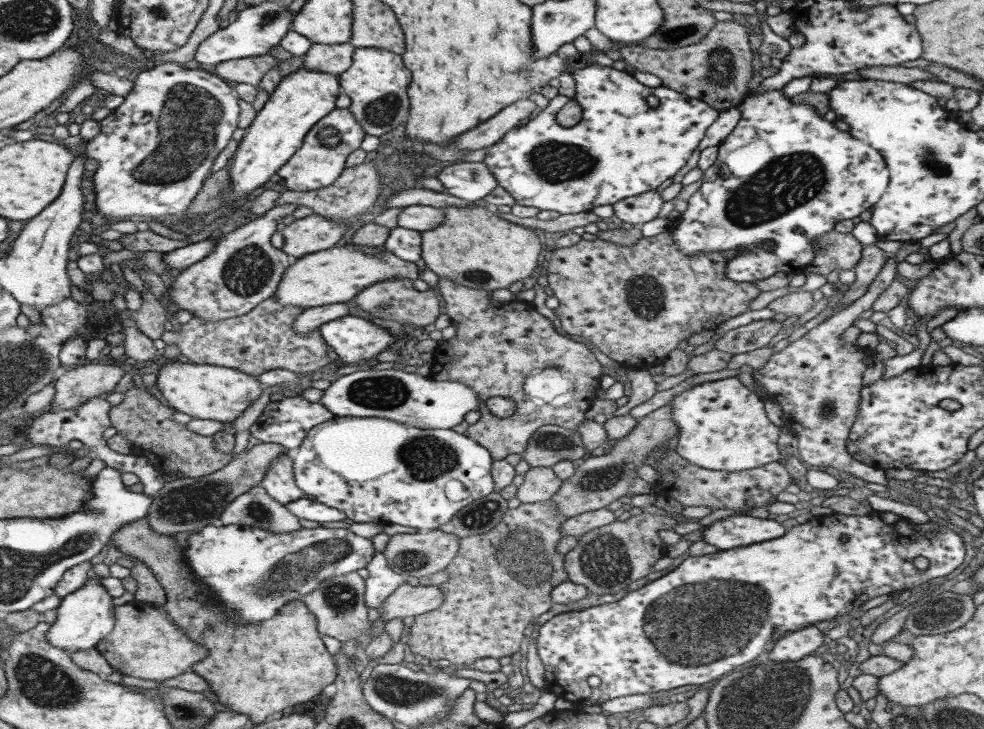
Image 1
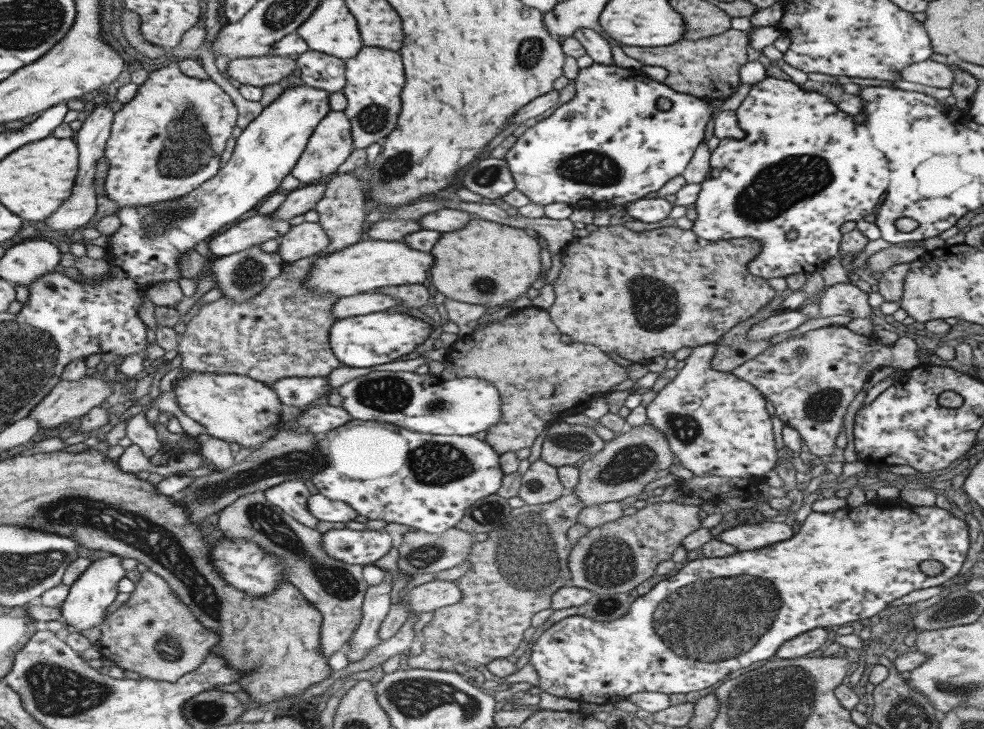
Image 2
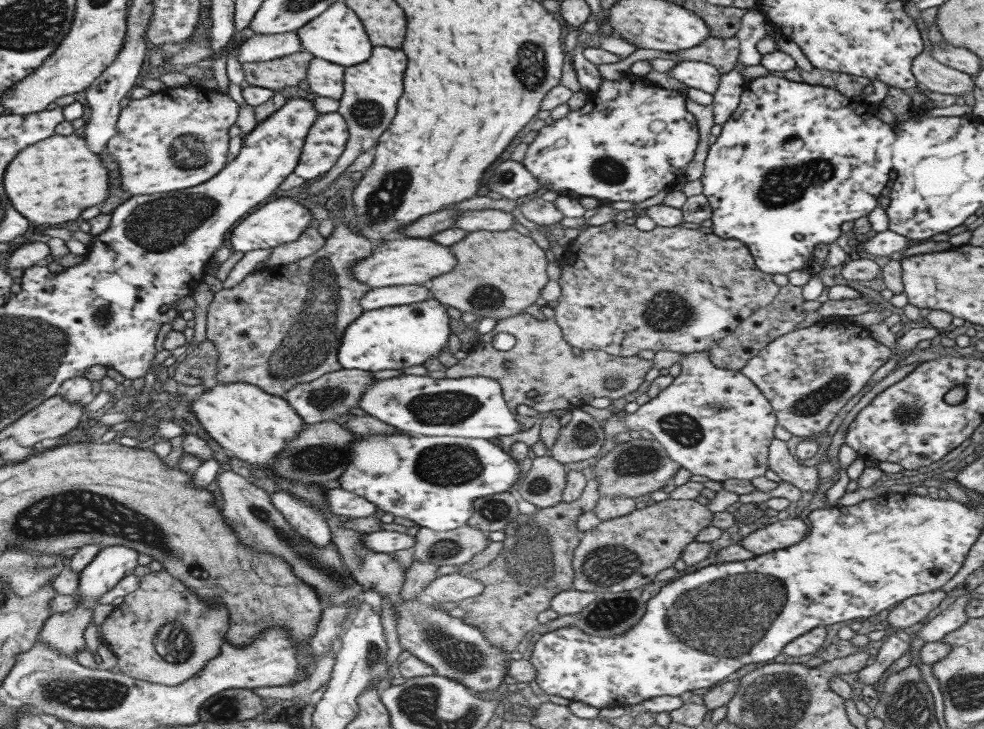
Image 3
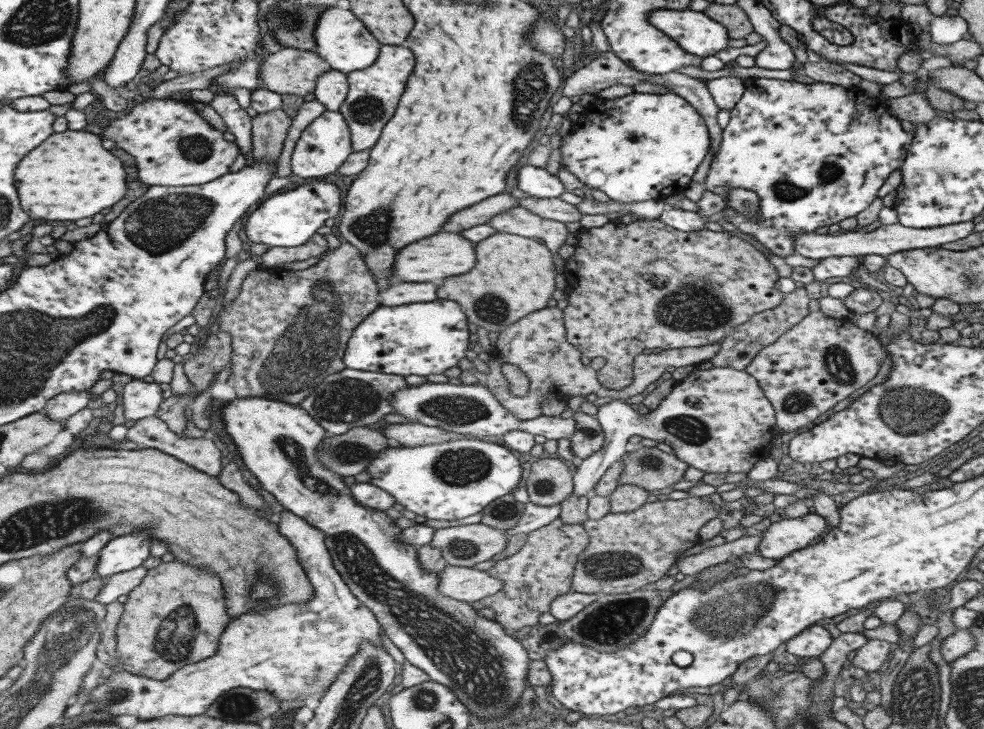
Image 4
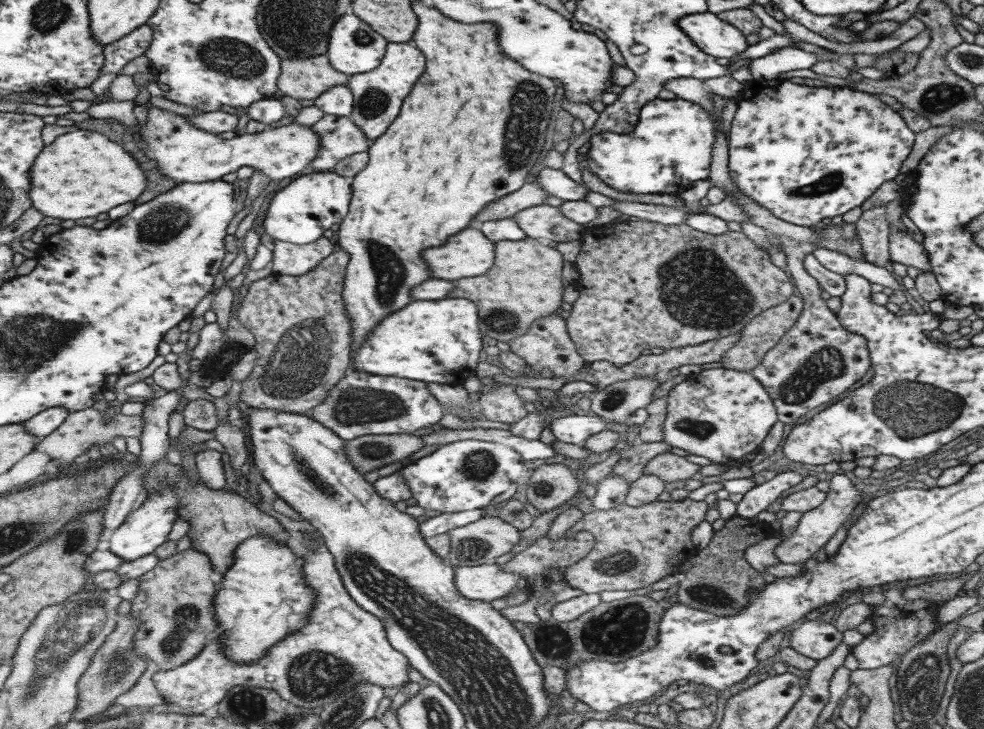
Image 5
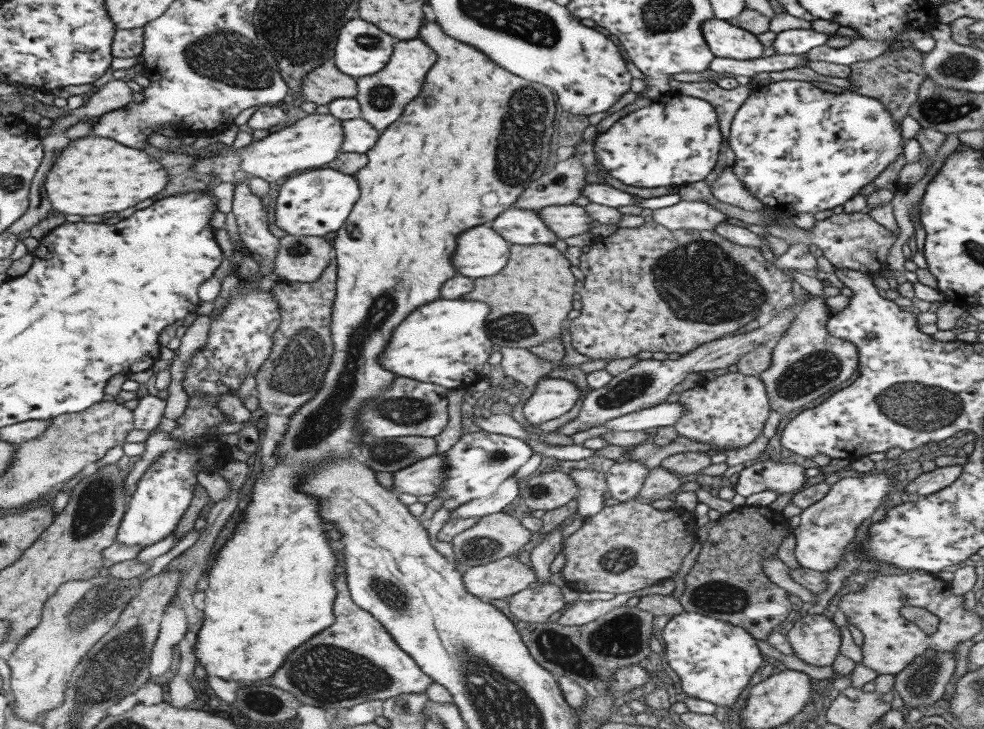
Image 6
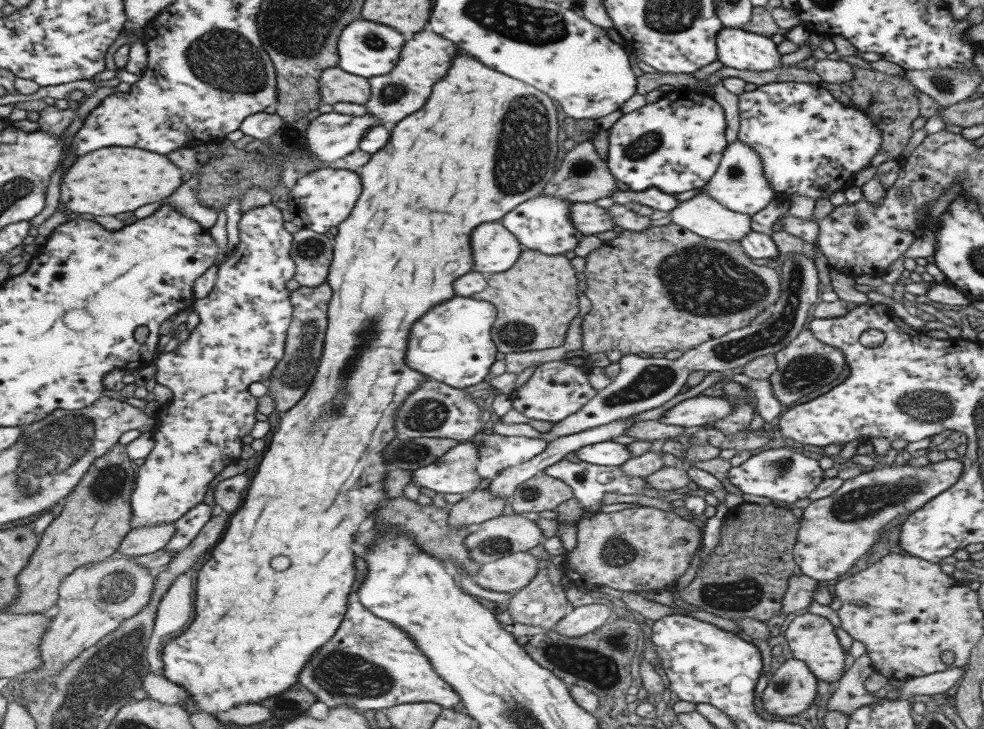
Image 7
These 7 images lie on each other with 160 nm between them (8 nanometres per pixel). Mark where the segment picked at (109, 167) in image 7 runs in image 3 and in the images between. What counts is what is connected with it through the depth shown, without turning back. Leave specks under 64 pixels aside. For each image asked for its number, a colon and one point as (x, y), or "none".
3: (53, 182)
4: (71, 177)
5: (83, 174)
6: (93, 176)

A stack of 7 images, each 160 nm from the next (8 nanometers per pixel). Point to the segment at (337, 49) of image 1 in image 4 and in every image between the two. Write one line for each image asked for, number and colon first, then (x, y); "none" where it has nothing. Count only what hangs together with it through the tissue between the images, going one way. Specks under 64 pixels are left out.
2: (316, 70)
3: (325, 79)
4: (330, 89)

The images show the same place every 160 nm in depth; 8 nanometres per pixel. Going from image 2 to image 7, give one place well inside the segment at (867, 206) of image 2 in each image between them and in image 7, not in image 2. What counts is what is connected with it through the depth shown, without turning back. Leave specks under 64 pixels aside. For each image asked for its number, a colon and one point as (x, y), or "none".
3: (794, 161)
4: (813, 154)
5: (804, 154)
6: (797, 148)
7: (810, 144)

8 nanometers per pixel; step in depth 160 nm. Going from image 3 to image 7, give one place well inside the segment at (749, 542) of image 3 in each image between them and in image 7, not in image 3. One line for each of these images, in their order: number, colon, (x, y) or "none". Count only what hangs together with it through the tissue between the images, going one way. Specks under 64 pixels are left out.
4: (780, 538)
5: (815, 527)
6: (825, 528)
7: (833, 532)

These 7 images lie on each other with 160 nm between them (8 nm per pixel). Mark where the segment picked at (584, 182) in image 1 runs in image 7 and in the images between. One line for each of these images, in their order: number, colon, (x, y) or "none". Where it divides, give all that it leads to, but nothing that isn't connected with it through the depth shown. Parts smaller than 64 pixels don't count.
2: (616, 147)
3: (630, 139)
4: (639, 147)
5: (670, 147)
6: (673, 141)
7: (675, 144)

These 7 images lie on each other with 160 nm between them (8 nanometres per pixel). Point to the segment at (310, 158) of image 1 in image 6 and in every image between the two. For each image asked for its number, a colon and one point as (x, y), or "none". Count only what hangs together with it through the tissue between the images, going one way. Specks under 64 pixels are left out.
2: (329, 145)
3: (325, 141)
4: (324, 143)
5: (338, 137)
6: (359, 136)

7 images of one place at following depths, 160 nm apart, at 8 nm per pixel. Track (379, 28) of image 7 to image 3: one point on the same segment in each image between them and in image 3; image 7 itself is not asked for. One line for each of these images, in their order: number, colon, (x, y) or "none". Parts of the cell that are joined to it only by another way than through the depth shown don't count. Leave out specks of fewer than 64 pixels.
3: (336, 35)
4: (341, 41)
5: (353, 47)
6: (361, 49)

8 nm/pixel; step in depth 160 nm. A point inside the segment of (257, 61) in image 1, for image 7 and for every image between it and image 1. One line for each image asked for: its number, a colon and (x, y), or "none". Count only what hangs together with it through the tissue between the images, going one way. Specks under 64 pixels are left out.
2: (257, 71)
3: (276, 74)
4: (289, 71)
5: (303, 79)
6: (322, 85)
7: (335, 85)

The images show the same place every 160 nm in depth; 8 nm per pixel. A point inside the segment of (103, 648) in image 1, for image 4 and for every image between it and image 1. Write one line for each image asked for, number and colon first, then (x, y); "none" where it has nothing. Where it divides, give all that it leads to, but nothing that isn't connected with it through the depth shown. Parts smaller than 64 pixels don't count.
2: (153, 633)
3: (161, 632)
4: (174, 617)

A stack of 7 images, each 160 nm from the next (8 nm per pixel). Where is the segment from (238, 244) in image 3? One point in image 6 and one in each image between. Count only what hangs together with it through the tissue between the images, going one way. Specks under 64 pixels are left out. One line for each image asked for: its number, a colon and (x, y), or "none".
4: (288, 219)
5: (299, 213)
6: (313, 202)

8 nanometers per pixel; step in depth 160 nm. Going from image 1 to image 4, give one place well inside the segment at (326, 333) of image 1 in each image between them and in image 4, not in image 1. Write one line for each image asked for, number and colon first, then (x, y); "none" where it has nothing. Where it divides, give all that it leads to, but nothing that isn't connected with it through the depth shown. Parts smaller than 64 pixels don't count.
2: (362, 341)
3: (389, 338)
4: (420, 338)

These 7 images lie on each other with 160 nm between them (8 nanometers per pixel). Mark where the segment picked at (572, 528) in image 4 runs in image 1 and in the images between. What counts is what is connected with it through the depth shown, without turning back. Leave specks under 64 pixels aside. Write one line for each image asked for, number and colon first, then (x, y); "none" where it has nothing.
1: (498, 582)
2: (514, 572)
3: (535, 562)

